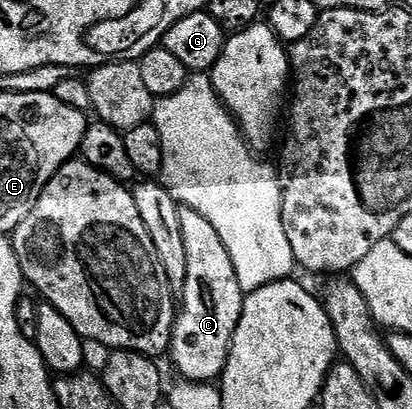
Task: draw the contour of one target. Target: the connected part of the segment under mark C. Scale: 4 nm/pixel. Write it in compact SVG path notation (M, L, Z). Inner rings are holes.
M180 205L181 232L189 268L181 291L181 305L171 330L169 359L179 369L178 377L188 382L214 383L227 367L231 341L243 315L245 292L237 280L229 248L225 248L217 228L193 208Z

